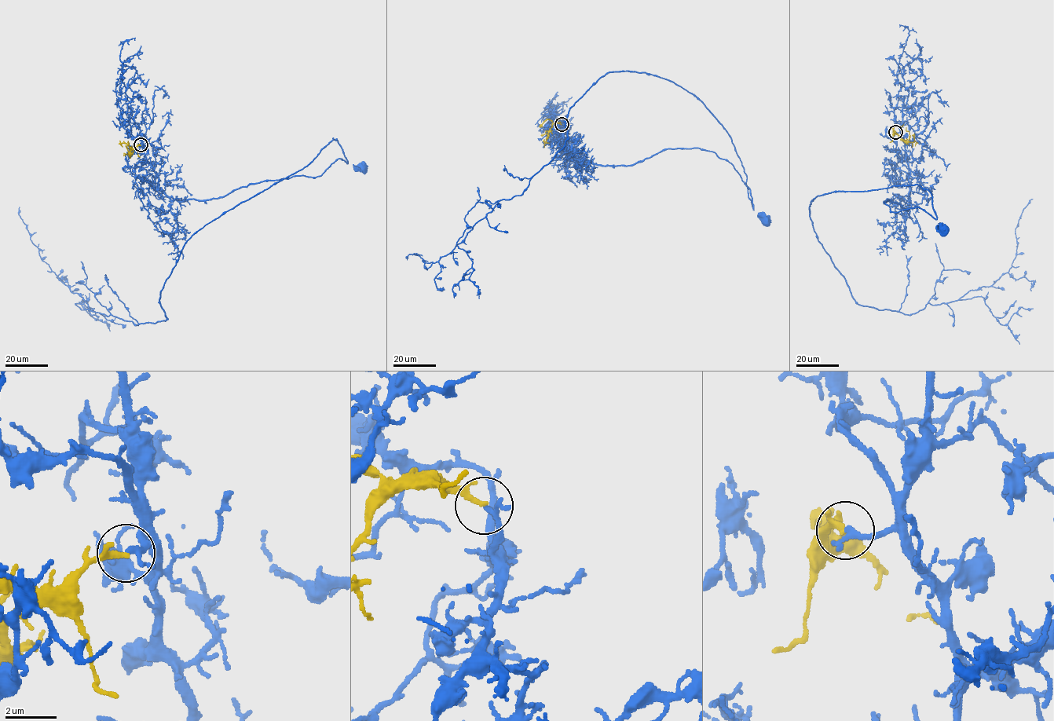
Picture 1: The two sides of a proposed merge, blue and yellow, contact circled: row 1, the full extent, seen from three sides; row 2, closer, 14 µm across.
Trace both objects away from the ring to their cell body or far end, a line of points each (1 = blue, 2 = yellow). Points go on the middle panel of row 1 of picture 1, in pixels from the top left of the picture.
1: (561, 124), (571, 155), (602, 166), (631, 165), (667, 148), (712, 151), (733, 165), (766, 219)
2: (561, 124), (554, 122), (548, 137), (547, 131)

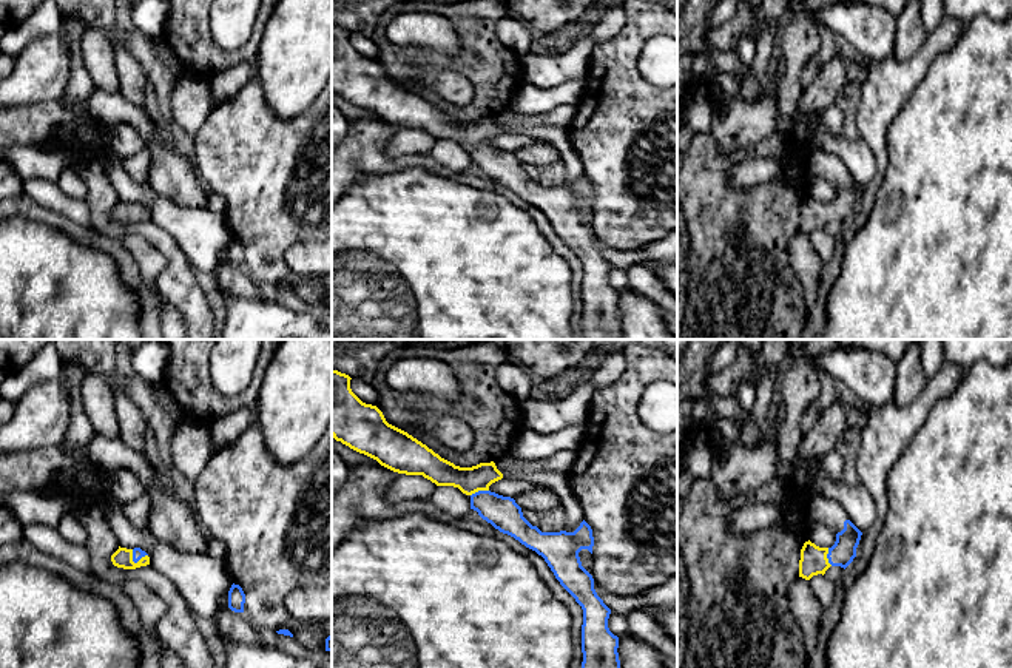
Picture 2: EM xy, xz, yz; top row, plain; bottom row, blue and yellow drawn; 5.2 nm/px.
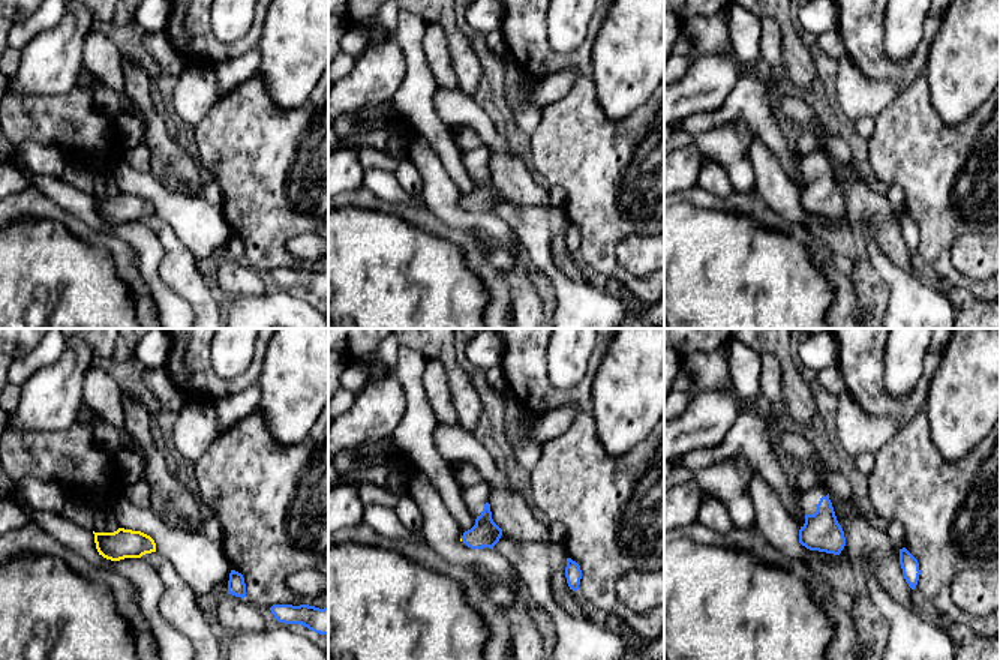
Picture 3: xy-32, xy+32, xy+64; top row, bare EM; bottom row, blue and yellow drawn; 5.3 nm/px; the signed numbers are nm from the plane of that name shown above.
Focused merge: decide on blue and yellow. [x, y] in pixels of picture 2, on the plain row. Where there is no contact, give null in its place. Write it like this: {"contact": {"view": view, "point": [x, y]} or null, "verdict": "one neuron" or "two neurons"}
{"contact": {"view": "xy", "point": [139, 213]}, "verdict": "one neuron"}

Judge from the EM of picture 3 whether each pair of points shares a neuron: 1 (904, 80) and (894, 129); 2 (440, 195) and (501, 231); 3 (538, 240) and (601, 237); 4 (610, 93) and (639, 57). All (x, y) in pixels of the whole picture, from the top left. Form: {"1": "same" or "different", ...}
{"1": "different", "2": "same", "3": "different", "4": "same"}

